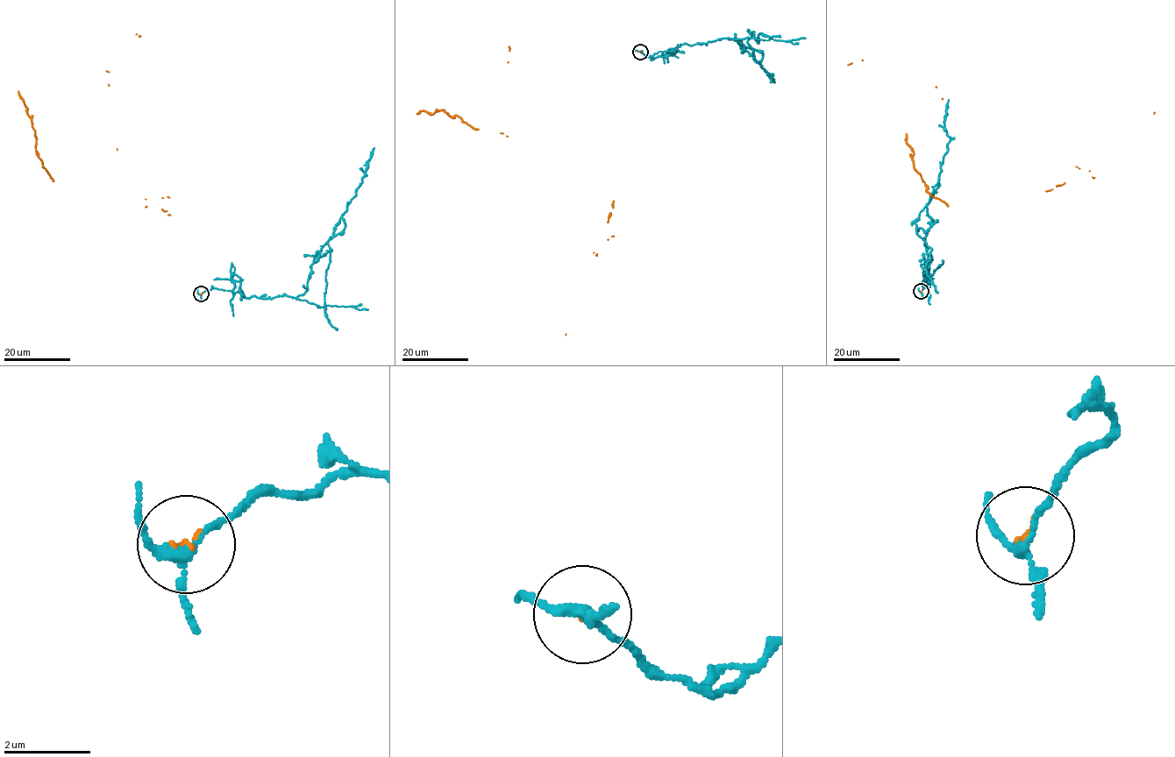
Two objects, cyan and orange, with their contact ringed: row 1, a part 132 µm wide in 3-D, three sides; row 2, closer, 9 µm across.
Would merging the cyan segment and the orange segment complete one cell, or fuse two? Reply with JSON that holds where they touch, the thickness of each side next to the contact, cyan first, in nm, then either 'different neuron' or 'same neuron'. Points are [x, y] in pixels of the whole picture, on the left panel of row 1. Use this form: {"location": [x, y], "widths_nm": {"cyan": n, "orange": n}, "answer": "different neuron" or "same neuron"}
{"location": [201, 293], "widths_nm": {"cyan": 180, "orange": 70}, "answer": "different neuron"}

